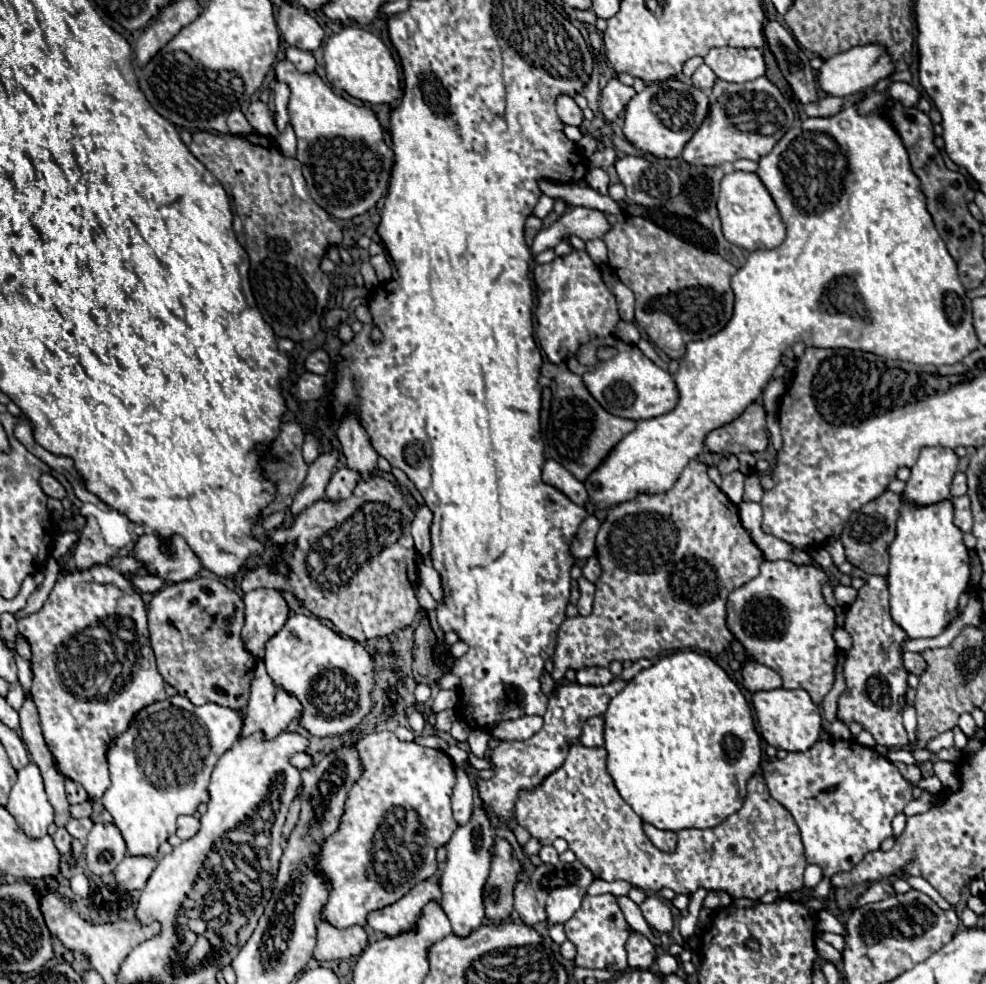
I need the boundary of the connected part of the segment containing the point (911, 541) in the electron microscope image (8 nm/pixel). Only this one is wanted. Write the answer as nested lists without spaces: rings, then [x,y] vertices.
[[[950,500],[916,508],[902,502],[898,532],[890,544],[890,614],[908,638],[934,638],[958,614],[960,594],[970,580],[970,556],[962,542],[962,532],[954,526]]]

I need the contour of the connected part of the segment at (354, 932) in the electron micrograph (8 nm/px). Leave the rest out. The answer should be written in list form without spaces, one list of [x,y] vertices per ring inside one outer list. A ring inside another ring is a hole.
[[[320,922],[318,936],[316,936],[316,948],[312,956],[318,962],[356,958],[364,952],[366,944],[368,944],[368,936],[362,926],[350,926],[350,928],[338,930],[330,926],[328,922]]]

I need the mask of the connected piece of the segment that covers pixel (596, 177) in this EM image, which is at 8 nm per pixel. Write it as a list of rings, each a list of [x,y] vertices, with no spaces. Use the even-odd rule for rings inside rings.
[[[592,168],[588,170],[585,179],[589,186],[602,195],[608,194],[610,179],[608,174],[600,168]],[[587,175],[587,176],[586,176]]]

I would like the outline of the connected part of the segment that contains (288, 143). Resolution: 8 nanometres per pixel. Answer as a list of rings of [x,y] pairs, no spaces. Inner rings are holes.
[[[288,124],[284,128],[284,132],[280,132],[280,136],[276,138],[276,142],[278,142],[278,146],[280,146],[280,150],[282,150],[284,156],[292,156],[292,158],[296,156],[296,134],[292,130],[292,124]]]

